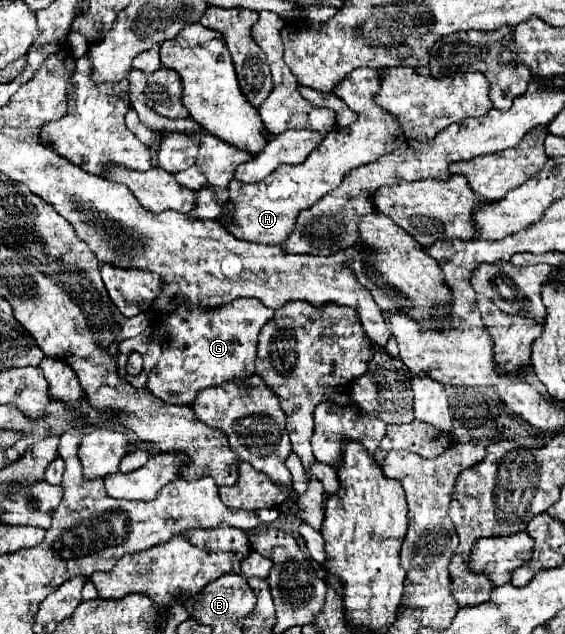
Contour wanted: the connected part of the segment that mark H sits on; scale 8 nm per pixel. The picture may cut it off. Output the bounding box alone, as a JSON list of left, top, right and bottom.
[229,68,405,244]

